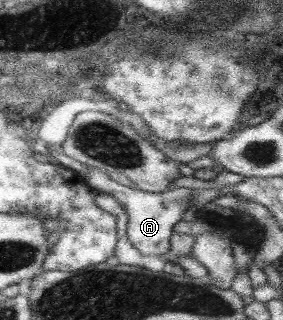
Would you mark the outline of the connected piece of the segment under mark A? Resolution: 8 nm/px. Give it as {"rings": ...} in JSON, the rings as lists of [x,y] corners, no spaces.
{"rings":[[[85,166],[87,174],[83,178],[85,184],[91,188],[91,190],[100,191],[101,193],[107,193],[112,196],[125,210],[127,214],[127,223],[125,236],[129,240],[129,244],[133,246],[133,249],[137,249],[140,255],[156,255],[161,258],[165,255],[165,252],[169,252],[169,241],[172,233],[171,228],[173,224],[177,224],[181,219],[182,212],[187,208],[187,205],[192,199],[193,190],[187,188],[175,188],[175,190],[169,190],[163,192],[157,192],[157,194],[151,194],[149,192],[143,192],[138,189],[126,188],[117,184],[111,180],[104,171],[92,166]]]}

